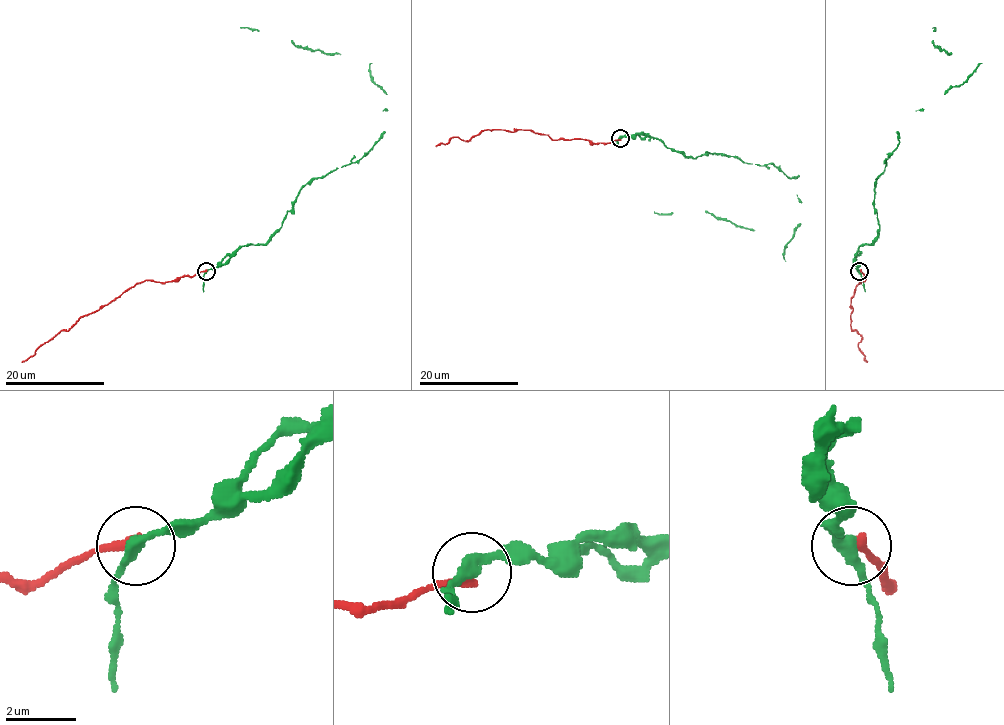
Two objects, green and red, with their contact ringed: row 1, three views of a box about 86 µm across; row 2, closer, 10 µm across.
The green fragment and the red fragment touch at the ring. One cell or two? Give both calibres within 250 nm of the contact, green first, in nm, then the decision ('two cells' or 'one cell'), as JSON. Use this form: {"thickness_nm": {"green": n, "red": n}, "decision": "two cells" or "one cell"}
{"thickness_nm": {"green": 320, "red": 280}, "decision": "two cells"}

